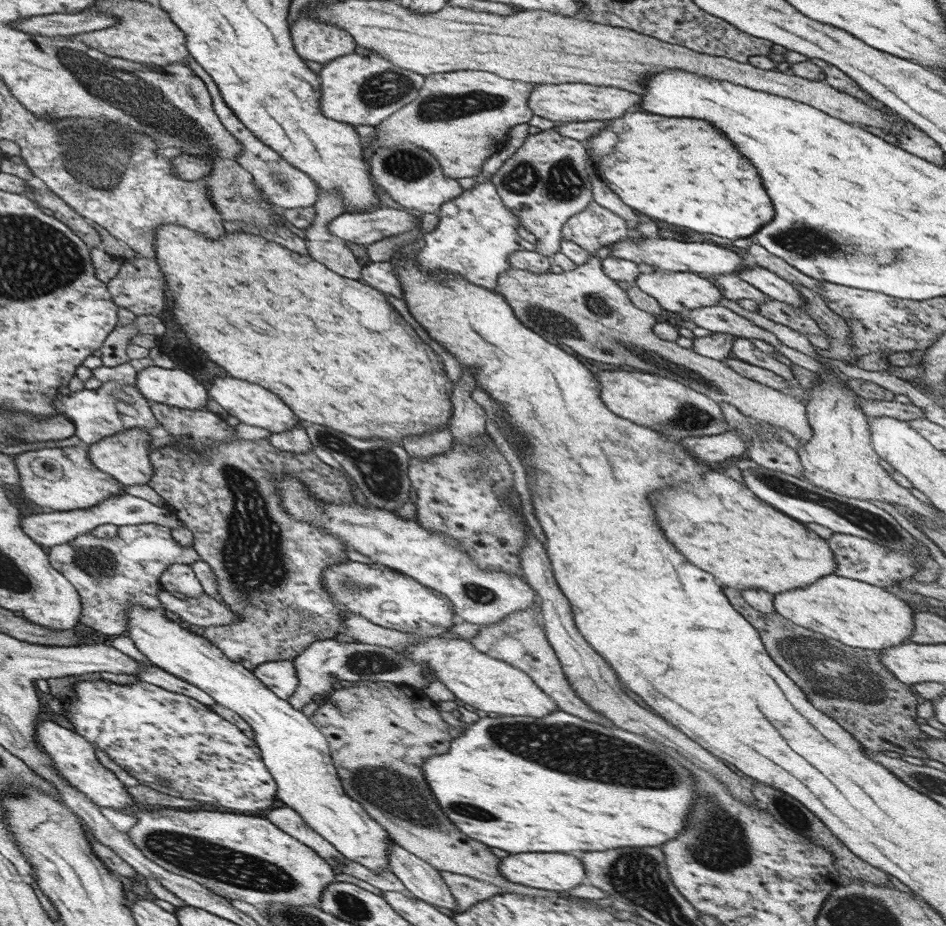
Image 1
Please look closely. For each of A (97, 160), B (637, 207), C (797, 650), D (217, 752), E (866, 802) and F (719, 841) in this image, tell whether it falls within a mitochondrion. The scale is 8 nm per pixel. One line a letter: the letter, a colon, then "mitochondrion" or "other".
A: mitochondrion
B: other
C: mitochondrion
D: other
E: other
F: mitochondrion

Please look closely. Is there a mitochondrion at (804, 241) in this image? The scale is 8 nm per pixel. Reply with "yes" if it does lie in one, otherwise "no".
yes

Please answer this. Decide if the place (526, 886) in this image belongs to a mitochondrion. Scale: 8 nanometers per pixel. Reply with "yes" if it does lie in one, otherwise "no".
no

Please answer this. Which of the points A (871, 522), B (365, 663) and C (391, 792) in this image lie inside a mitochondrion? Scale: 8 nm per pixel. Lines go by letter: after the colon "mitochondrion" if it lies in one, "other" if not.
A: mitochondrion
B: mitochondrion
C: mitochondrion

